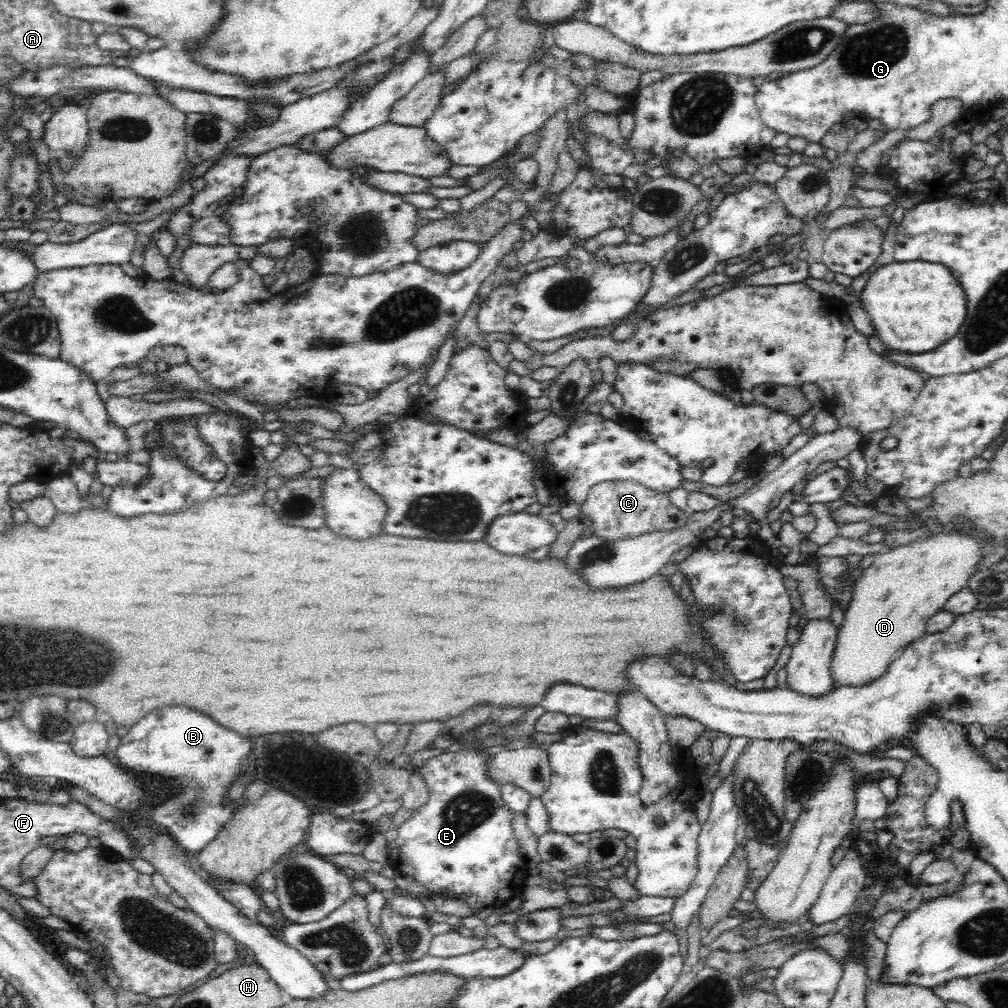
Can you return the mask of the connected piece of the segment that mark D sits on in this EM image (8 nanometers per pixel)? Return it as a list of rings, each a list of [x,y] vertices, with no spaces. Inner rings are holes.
[[[942,533],[924,537],[906,546],[875,554],[875,559],[853,582],[850,602],[844,611],[844,618],[838,626],[832,658],[830,675],[835,688],[850,686],[862,688],[870,686],[889,669],[901,652],[915,640],[926,634],[927,622],[940,611],[946,600],[966,586],[970,574],[976,570],[980,560],[980,545],[966,535]]]

